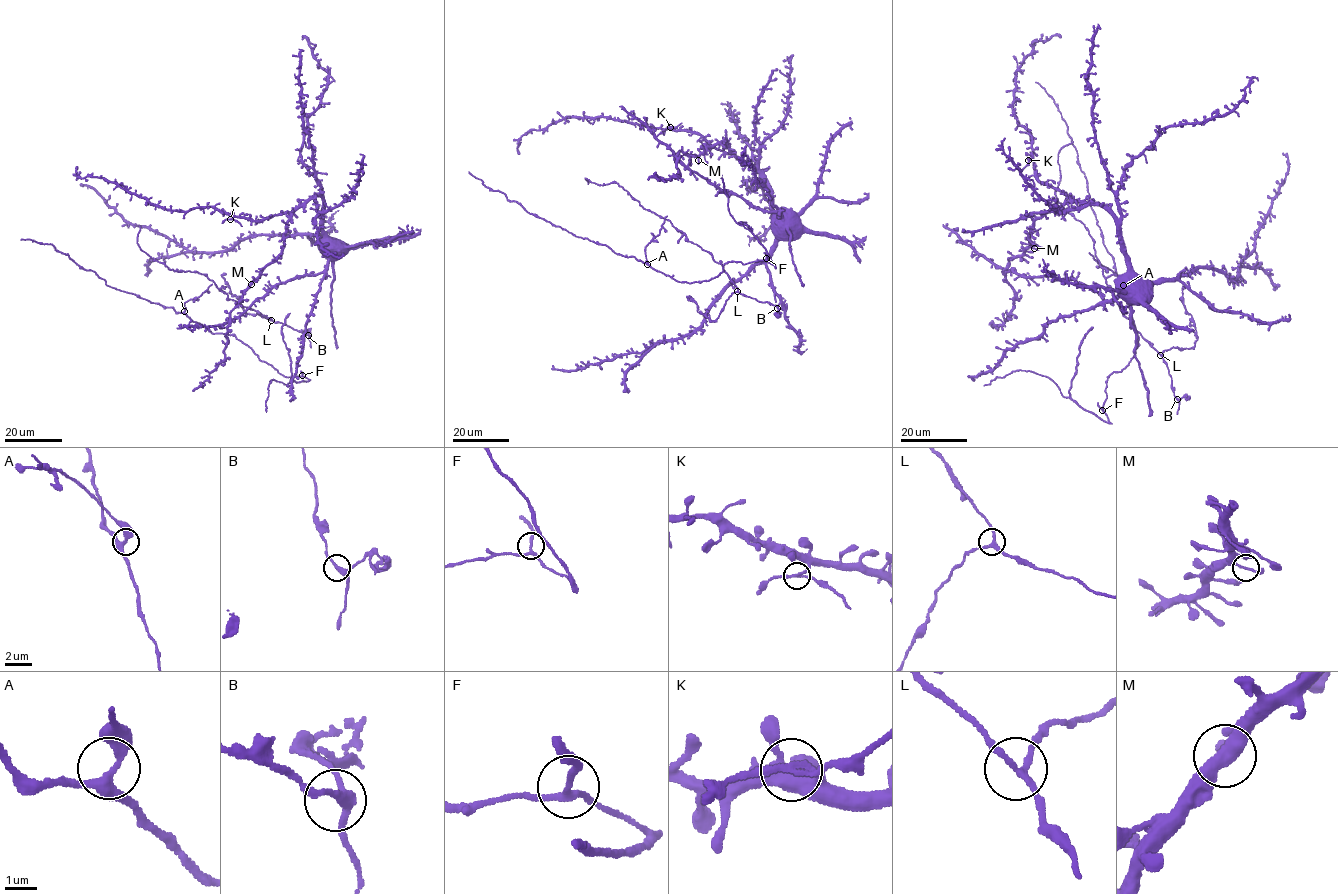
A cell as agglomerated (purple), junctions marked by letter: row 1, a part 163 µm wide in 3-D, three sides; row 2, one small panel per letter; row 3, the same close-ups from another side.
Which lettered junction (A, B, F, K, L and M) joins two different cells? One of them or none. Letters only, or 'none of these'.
K

